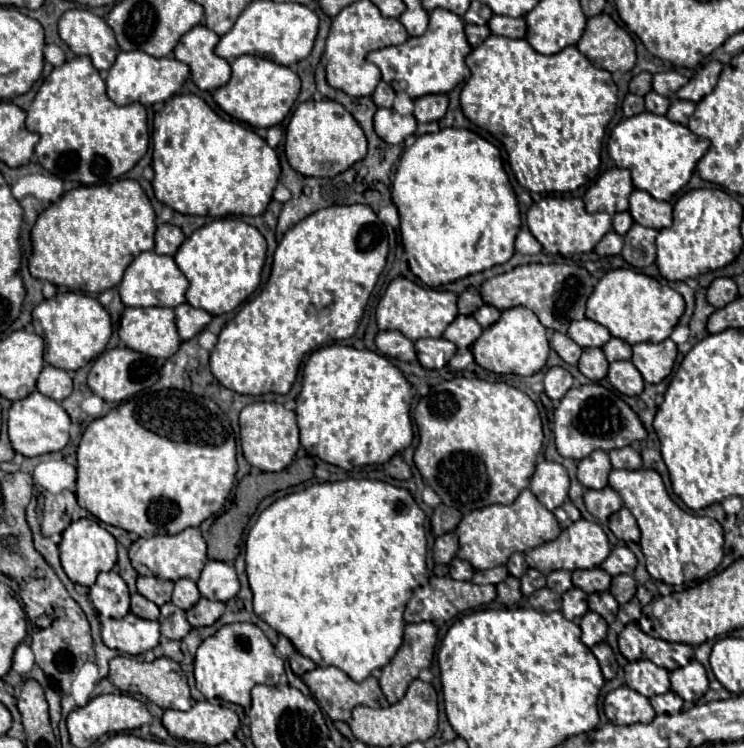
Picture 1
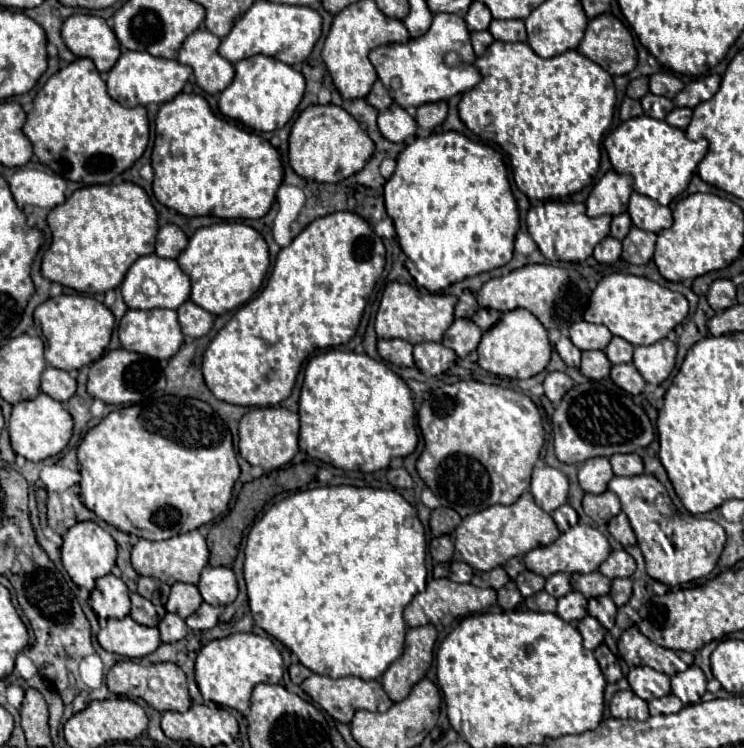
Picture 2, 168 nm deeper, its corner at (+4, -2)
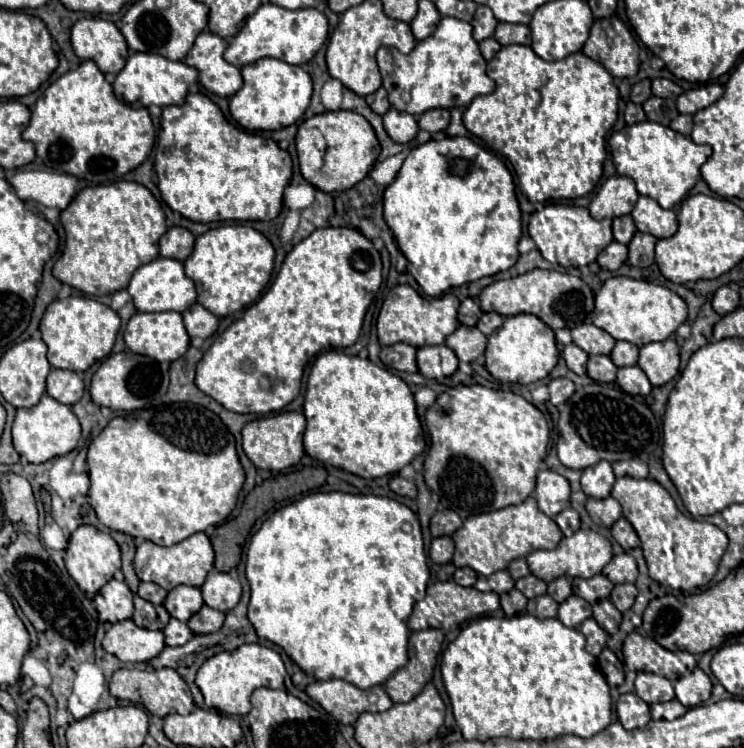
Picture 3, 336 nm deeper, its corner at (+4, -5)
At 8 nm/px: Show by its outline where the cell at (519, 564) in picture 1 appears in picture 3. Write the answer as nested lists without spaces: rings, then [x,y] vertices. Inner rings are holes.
[[[526,558],[512,560],[512,562],[510,562],[510,566],[508,566],[508,574],[510,574],[514,580],[528,576],[528,574],[530,574],[530,570],[528,570],[528,564],[526,564]]]

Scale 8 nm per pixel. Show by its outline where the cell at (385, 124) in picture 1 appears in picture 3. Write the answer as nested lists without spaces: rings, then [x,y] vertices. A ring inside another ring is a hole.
[[[390,108],[384,114],[384,130],[388,132],[388,136],[398,142],[398,144],[406,144],[410,140],[414,140],[416,132],[418,132],[418,124],[416,118],[408,112],[400,112],[396,108]]]

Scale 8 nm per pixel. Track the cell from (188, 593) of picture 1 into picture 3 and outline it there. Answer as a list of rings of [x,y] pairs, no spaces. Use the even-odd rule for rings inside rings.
[[[176,586],[164,600],[164,608],[168,610],[168,614],[180,622],[186,622],[192,614],[196,614],[202,604],[204,600],[200,588],[194,586]]]

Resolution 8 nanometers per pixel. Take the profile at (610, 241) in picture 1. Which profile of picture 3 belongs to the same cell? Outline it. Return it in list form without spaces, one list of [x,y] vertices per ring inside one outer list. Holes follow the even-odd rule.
[[[610,242],[600,254],[598,254],[598,264],[606,270],[618,270],[628,256],[628,246],[620,242]]]

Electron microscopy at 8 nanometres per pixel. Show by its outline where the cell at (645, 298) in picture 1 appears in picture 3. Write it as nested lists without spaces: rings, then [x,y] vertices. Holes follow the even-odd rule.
[[[614,276],[608,278],[596,294],[592,324],[606,330],[616,340],[626,340],[636,346],[644,346],[648,342],[670,338],[676,328],[686,320],[686,316],[686,302],[672,290],[658,284],[650,284],[646,280]]]

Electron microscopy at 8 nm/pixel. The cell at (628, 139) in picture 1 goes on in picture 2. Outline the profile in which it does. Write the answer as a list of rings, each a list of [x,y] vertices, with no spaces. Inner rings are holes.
[[[640,115],[616,127],[604,139],[604,147],[610,155],[614,171],[628,173],[634,177],[636,193],[648,195],[660,205],[668,205],[682,191],[686,191],[698,163],[704,159],[708,151],[708,141],[706,139],[690,141],[682,129],[672,127],[666,121],[652,119],[648,115]]]

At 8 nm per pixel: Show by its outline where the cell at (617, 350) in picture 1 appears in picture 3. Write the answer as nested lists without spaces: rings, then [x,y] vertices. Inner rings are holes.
[[[616,342],[616,346],[610,352],[610,358],[618,368],[634,366],[638,362],[638,346],[634,346],[630,342]]]

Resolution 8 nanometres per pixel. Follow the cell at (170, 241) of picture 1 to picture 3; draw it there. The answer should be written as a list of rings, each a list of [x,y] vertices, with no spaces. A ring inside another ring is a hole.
[[[178,226],[168,228],[168,232],[158,242],[160,256],[174,258],[174,260],[186,260],[192,254],[194,240],[196,238],[186,228],[178,228]]]

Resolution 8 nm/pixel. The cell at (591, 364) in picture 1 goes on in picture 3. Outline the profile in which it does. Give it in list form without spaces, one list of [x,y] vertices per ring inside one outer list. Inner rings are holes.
[[[590,356],[588,358],[588,376],[594,382],[612,382],[616,378],[616,366],[610,356]]]

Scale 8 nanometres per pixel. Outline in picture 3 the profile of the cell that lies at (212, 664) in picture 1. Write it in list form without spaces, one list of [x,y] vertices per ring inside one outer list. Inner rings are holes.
[[[244,644],[234,652],[220,652],[208,658],[208,662],[204,662],[196,674],[196,684],[202,690],[208,708],[214,706],[224,714],[246,716],[250,712],[250,694],[260,686],[282,688],[284,676],[286,668],[278,652],[260,644]]]

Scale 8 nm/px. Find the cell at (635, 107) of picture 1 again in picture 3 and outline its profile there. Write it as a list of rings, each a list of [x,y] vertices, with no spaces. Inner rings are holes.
[[[628,102],[626,110],[624,110],[624,120],[626,120],[626,124],[636,124],[636,122],[646,120],[646,114],[644,114],[644,110],[642,110],[640,104]]]

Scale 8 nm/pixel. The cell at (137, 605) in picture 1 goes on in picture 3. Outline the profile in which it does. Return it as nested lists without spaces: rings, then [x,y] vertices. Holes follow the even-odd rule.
[[[134,596],[134,624],[140,626],[140,628],[146,628],[146,630],[162,630],[168,620],[170,620],[170,614],[166,612],[164,606],[156,606],[140,596]]]

